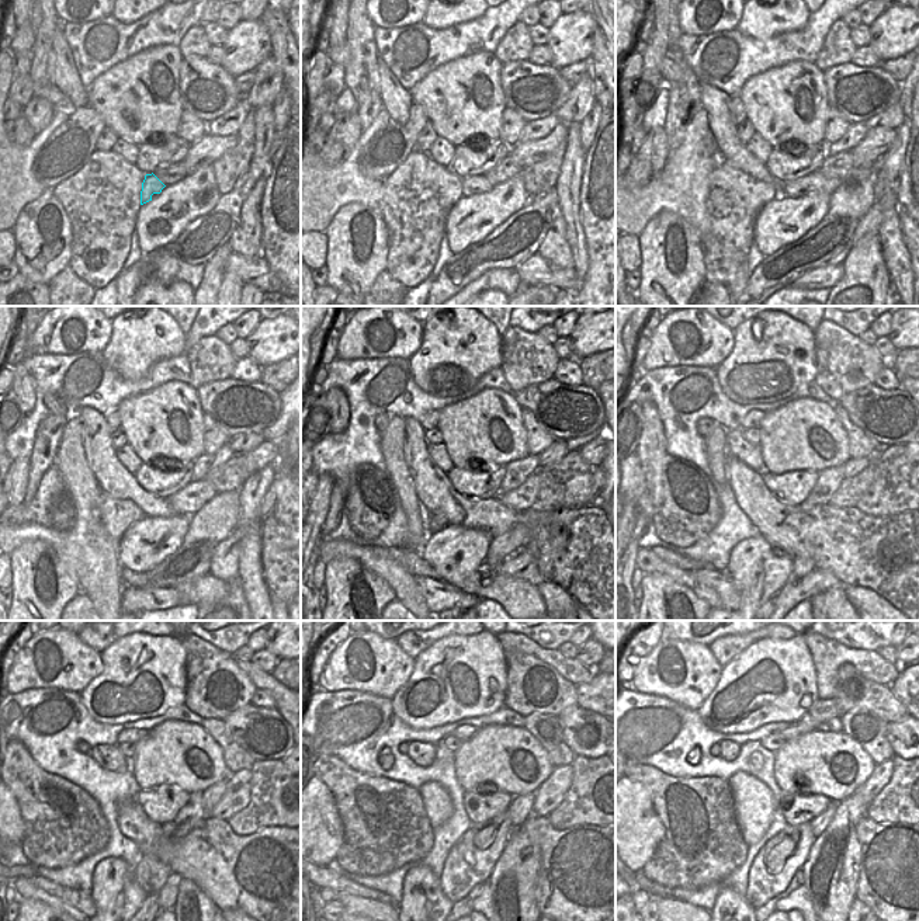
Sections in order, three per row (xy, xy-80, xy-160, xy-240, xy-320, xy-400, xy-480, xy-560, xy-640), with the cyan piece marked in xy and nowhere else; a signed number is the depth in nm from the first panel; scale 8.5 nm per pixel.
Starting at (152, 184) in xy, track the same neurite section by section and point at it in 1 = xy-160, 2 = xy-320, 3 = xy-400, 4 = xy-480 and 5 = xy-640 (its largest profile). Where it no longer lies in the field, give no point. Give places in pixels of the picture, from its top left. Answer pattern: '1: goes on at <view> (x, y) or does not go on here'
1: goes on at xy-160 (815, 181)
2: goes on at xy-320 (526, 496)
3: goes on at xy-400 (849, 492)
4: goes on at xy-480 (238, 785)
5: goes on at xy-640 (881, 774)

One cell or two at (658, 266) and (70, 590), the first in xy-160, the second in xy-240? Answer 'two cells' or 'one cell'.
one cell

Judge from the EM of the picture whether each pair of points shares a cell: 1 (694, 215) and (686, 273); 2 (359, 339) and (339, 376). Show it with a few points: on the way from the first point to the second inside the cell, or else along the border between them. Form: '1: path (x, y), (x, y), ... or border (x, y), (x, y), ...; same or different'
1: border (663, 211), (680, 215), (699, 236); different
2: border (337, 357), (344, 360), (380, 358); different

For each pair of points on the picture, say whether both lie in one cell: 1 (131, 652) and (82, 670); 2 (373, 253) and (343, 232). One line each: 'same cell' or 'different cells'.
1: different cells
2: same cell

